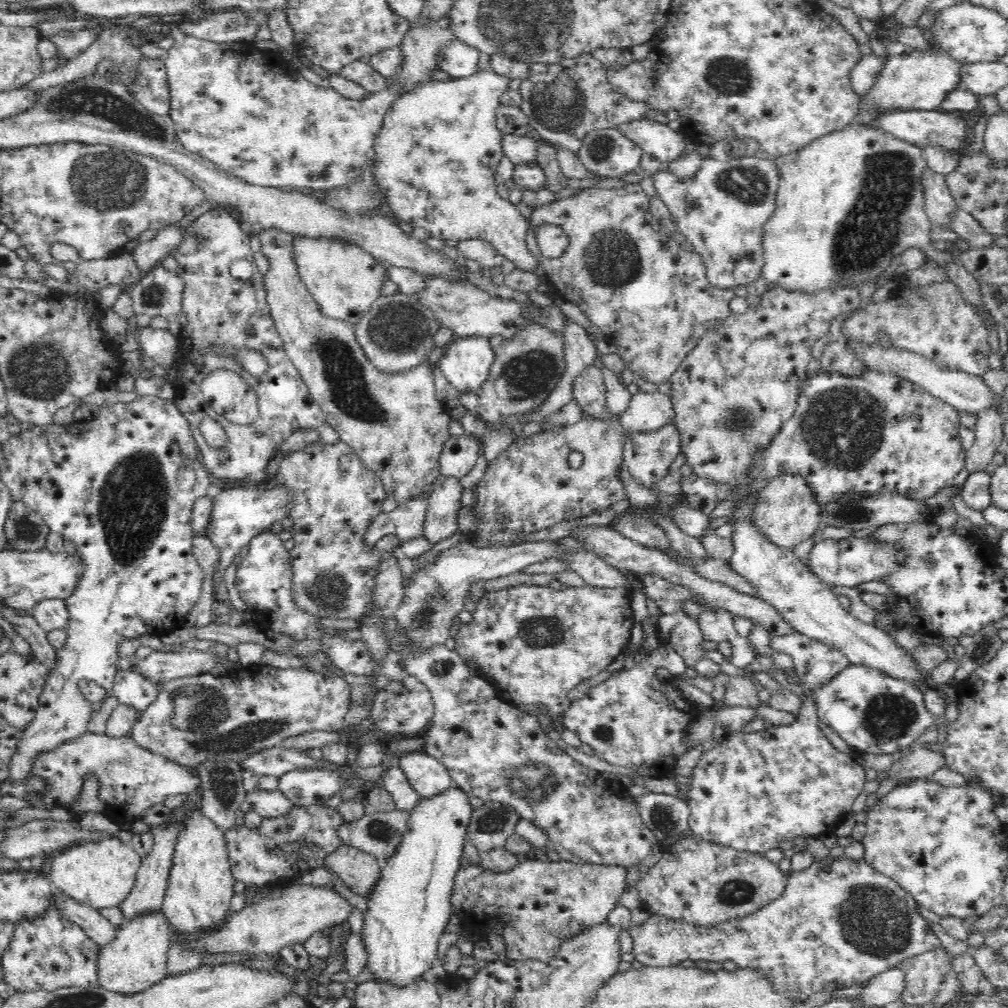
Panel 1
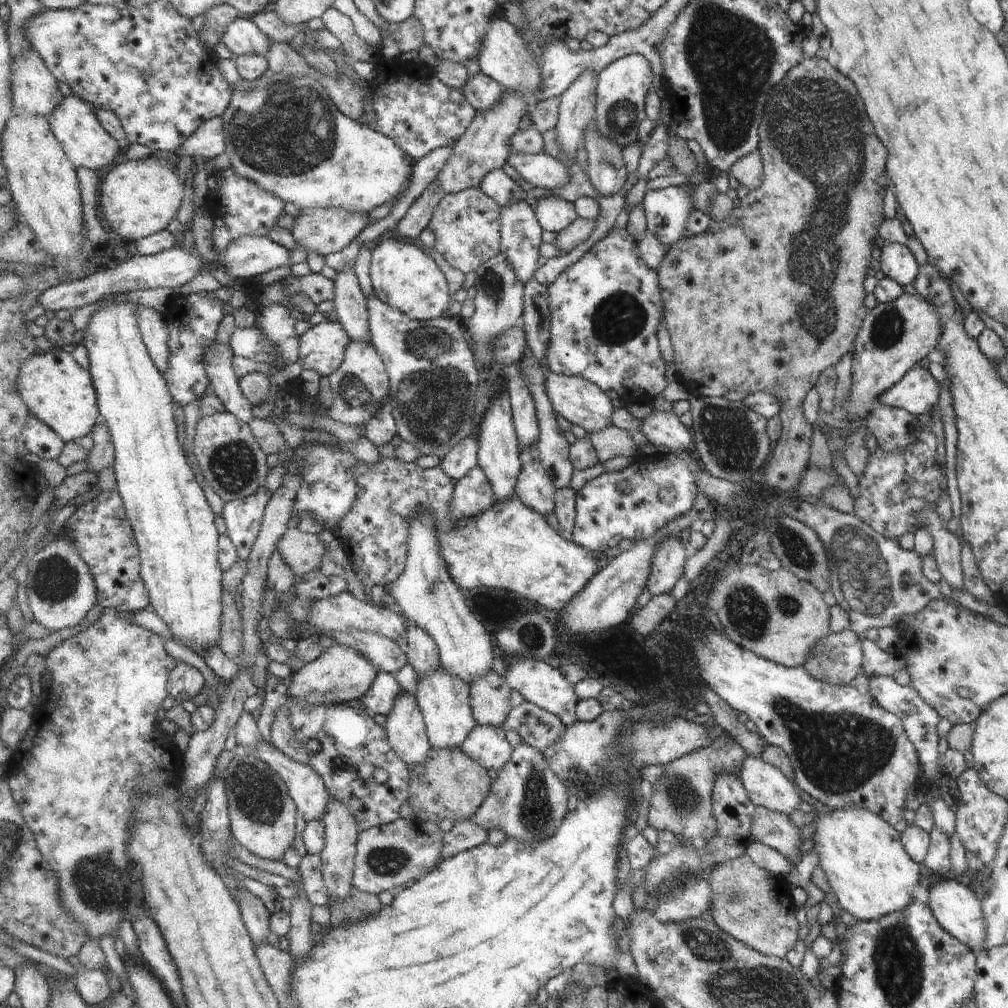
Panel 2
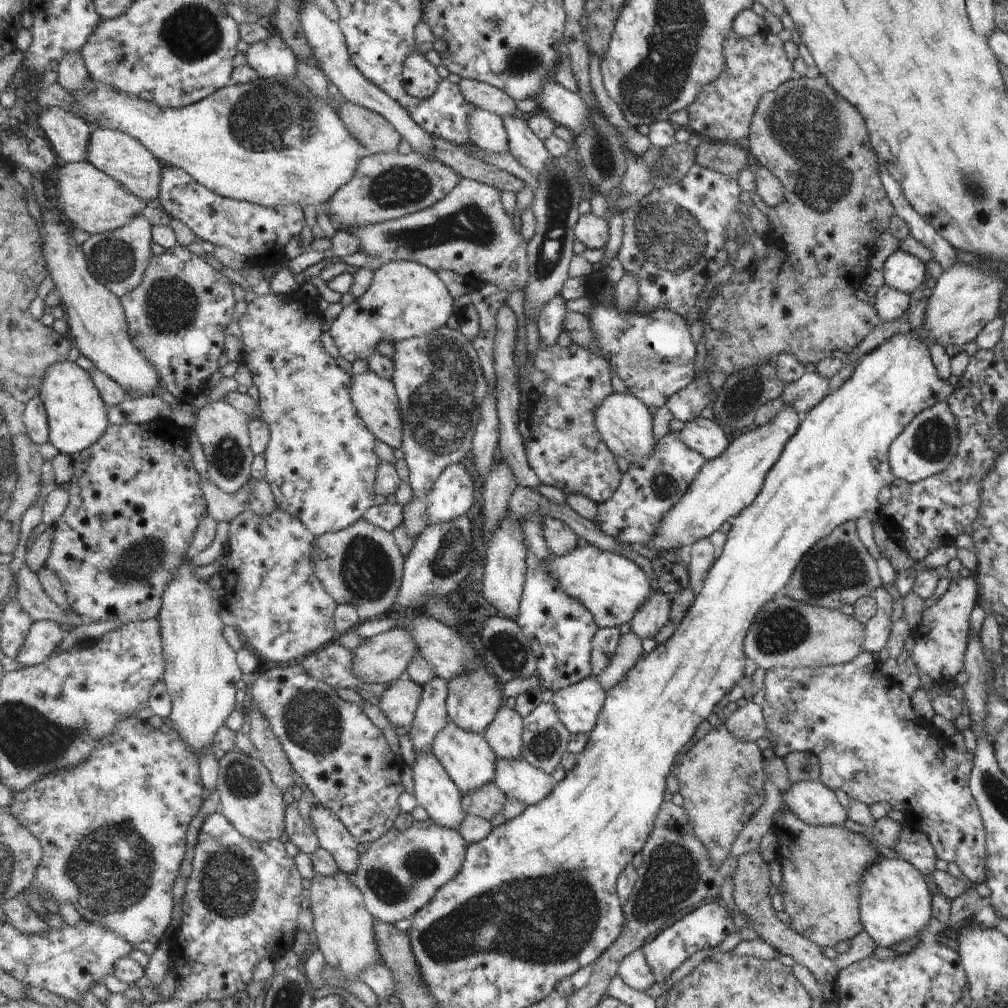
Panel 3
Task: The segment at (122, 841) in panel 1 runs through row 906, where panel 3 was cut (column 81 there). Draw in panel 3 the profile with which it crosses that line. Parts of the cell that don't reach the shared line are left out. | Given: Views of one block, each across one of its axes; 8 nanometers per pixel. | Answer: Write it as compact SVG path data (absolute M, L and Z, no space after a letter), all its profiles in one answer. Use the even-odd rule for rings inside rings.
M299 77L291 78L291 81L283 78L279 80L272 80L272 78L262 78L252 83L245 83L222 88L207 97L205 100L192 104L182 109L163 108L158 107L153 103L148 103L146 100L139 97L133 97L132 95L121 95L118 91L114 91L110 87L106 87L102 83L90 80L87 83L84 91L72 94L72 103L76 106L73 109L69 109L69 112L83 118L85 122L91 124L93 128L110 128L115 130L122 130L127 134L136 138L139 142L142 142L151 152L158 158L159 161L165 165L176 166L186 170L193 178L197 179L197 182L204 184L212 191L229 197L230 199L237 199L238 201L257 203L264 207L282 207L287 205L301 205L303 206L319 206L329 202L334 194L338 192L342 186L345 186L348 182L353 180L355 173L358 172L359 163L363 157L369 157L373 155L373 152L365 148L356 138L352 135L348 126L342 121L342 118L338 115L338 111L331 107L329 104L329 97L327 99L320 99L315 95L307 84L300 80Z

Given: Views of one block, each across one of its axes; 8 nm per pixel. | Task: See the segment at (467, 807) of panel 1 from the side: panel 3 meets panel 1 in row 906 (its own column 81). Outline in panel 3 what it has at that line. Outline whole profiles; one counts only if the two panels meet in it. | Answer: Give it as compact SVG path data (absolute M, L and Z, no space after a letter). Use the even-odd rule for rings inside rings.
M61 361L46 370L40 397L46 404L50 442L63 454L75 456L91 448L110 425L108 406L94 378L75 361Z

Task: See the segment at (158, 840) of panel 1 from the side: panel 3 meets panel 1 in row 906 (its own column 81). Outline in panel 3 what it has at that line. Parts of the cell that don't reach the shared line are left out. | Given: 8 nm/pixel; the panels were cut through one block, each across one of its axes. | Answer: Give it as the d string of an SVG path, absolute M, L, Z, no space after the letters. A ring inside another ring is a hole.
M63 107L41 109L39 115L40 127L59 157L66 163L86 160L93 131L89 123Z

